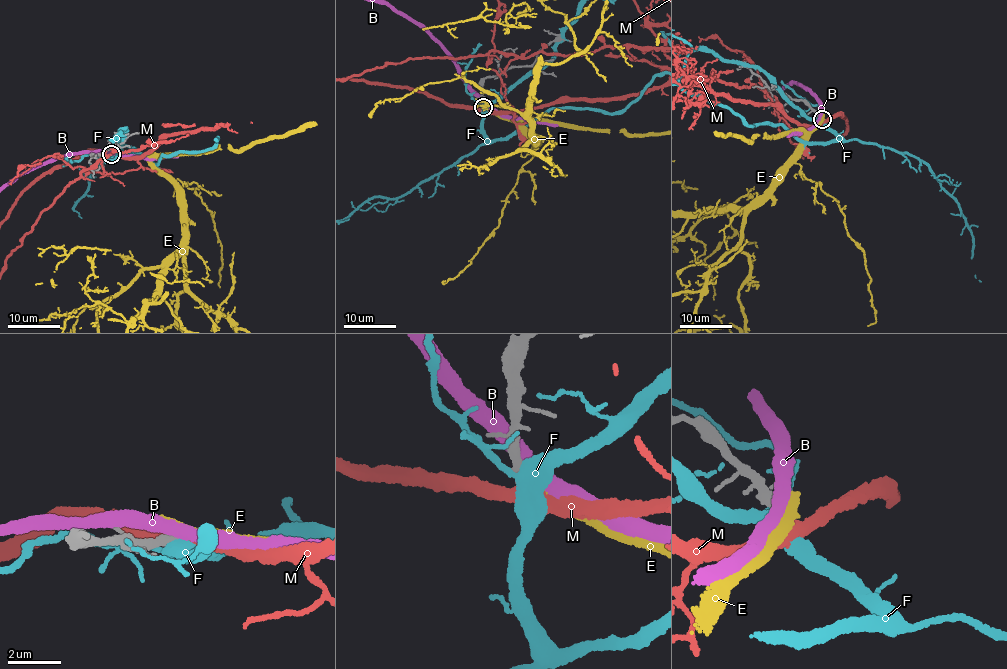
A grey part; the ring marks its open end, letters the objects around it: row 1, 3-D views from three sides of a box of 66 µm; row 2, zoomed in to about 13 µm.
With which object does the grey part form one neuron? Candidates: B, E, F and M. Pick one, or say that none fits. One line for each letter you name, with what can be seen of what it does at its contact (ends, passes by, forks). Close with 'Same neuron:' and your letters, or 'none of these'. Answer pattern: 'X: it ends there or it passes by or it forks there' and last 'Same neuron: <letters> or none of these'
Same neuron: none of these

